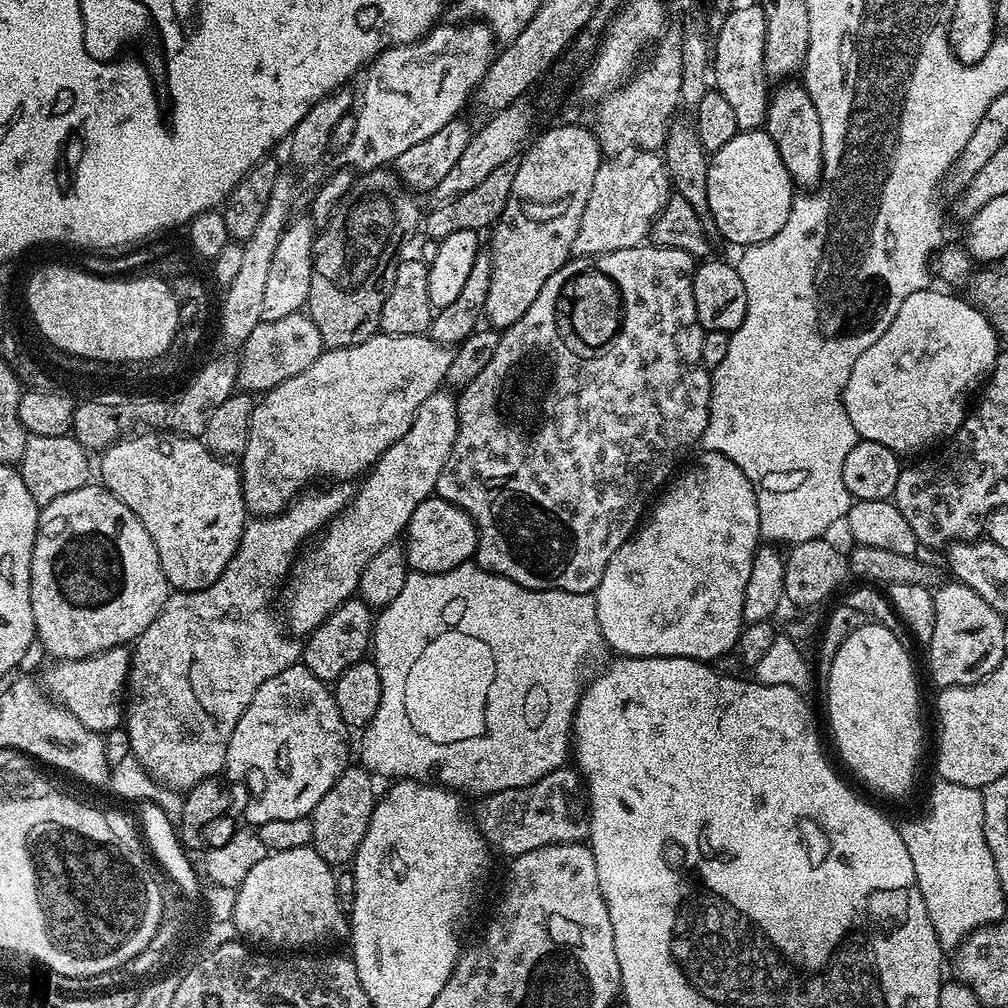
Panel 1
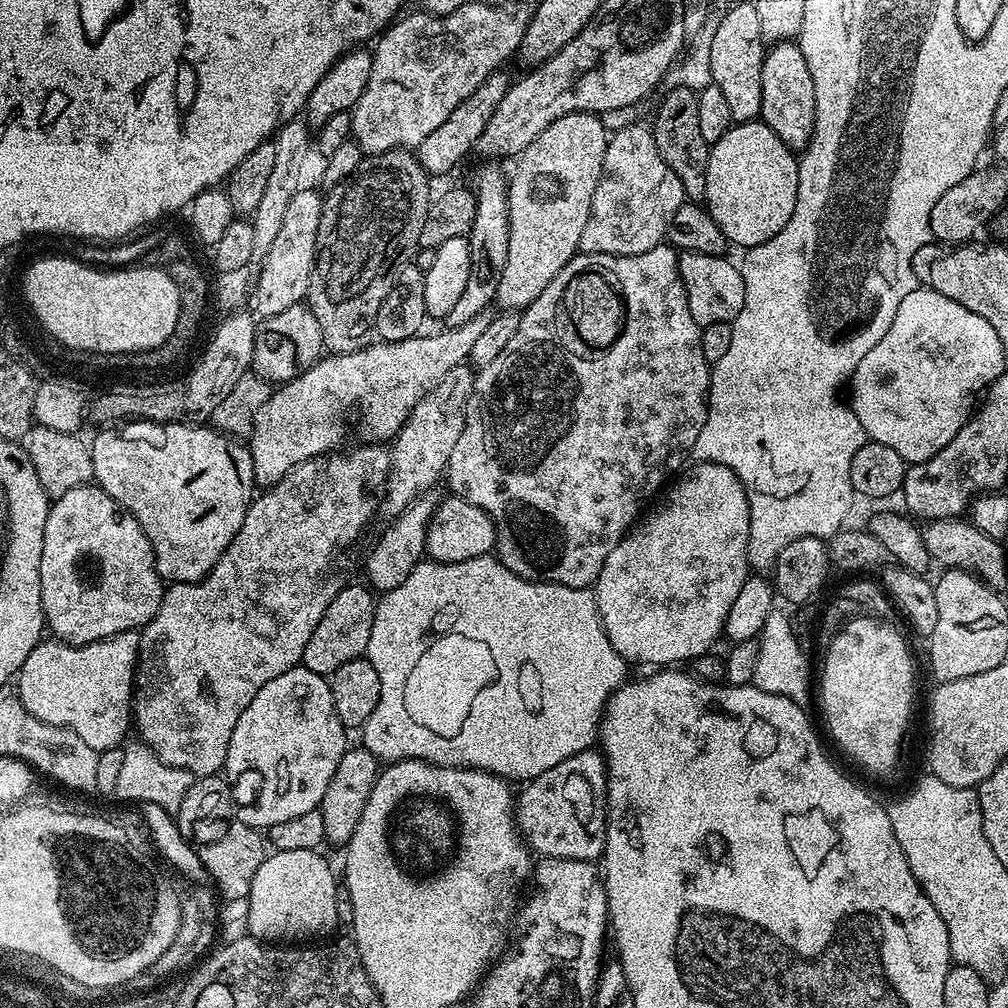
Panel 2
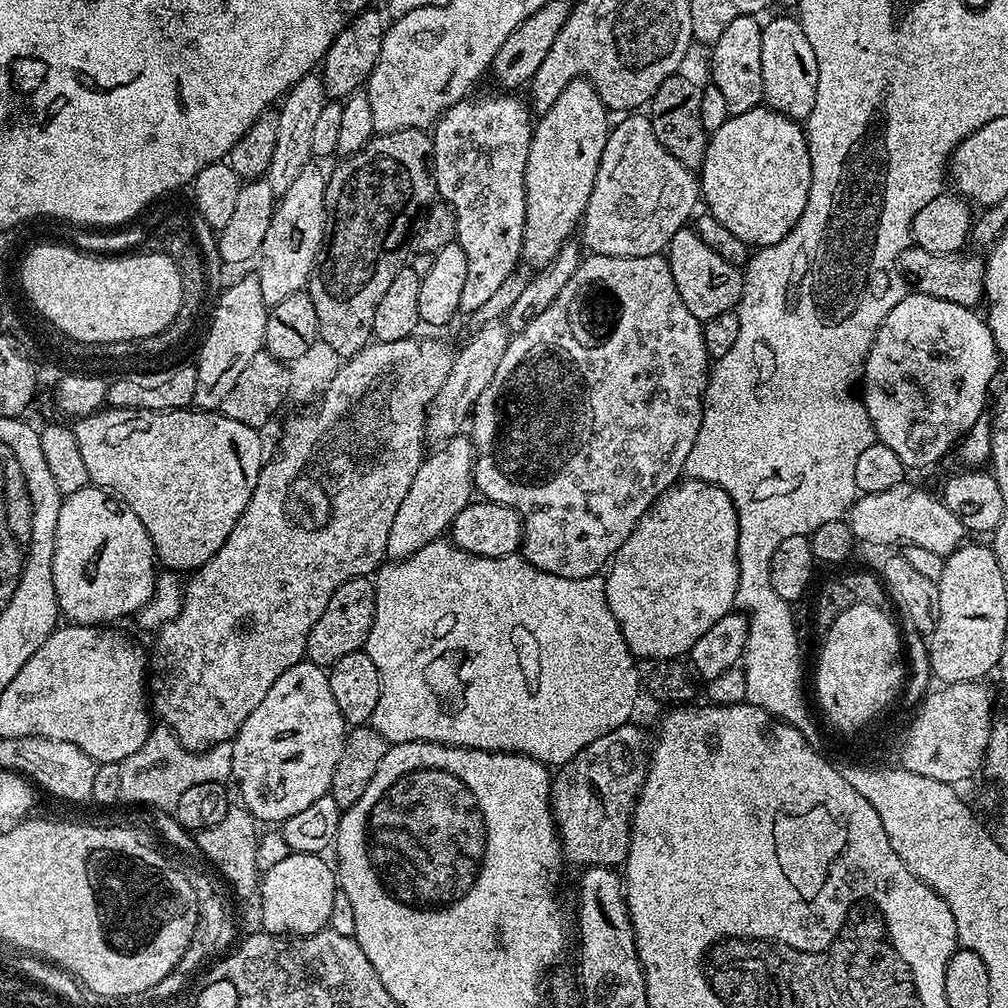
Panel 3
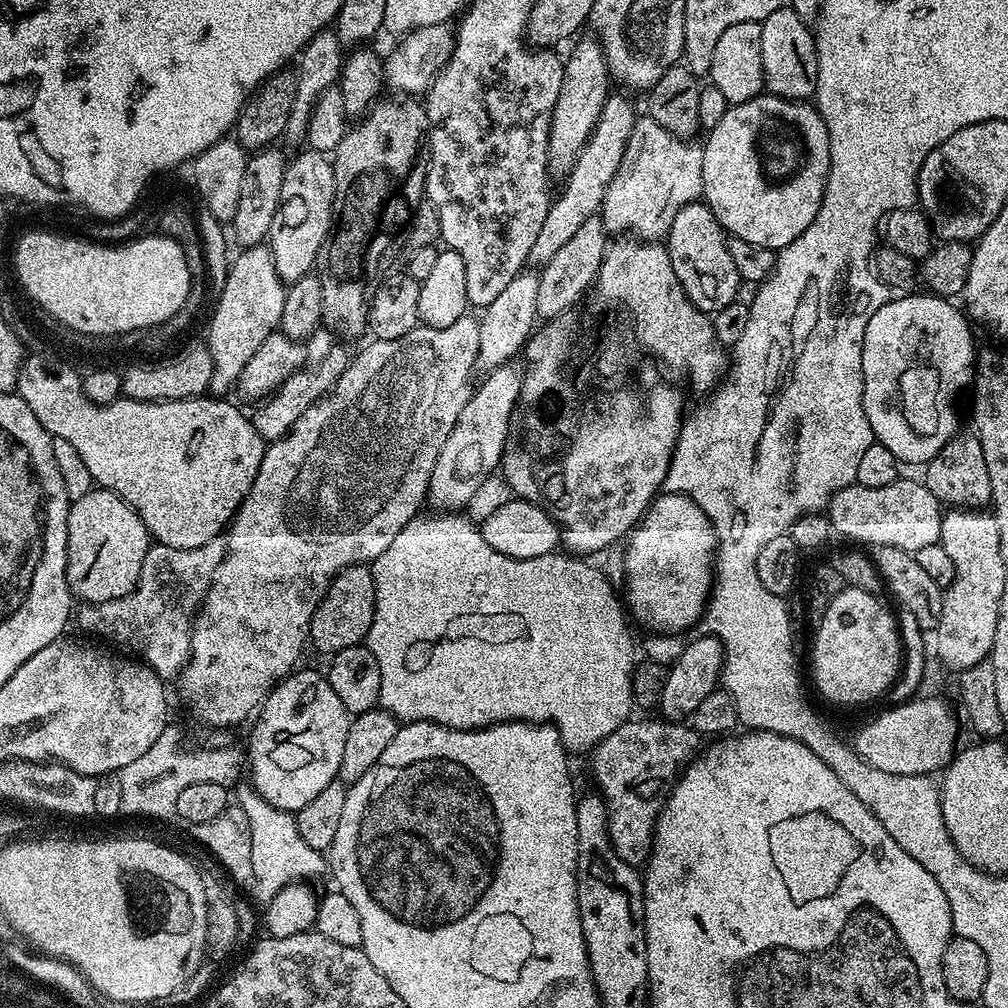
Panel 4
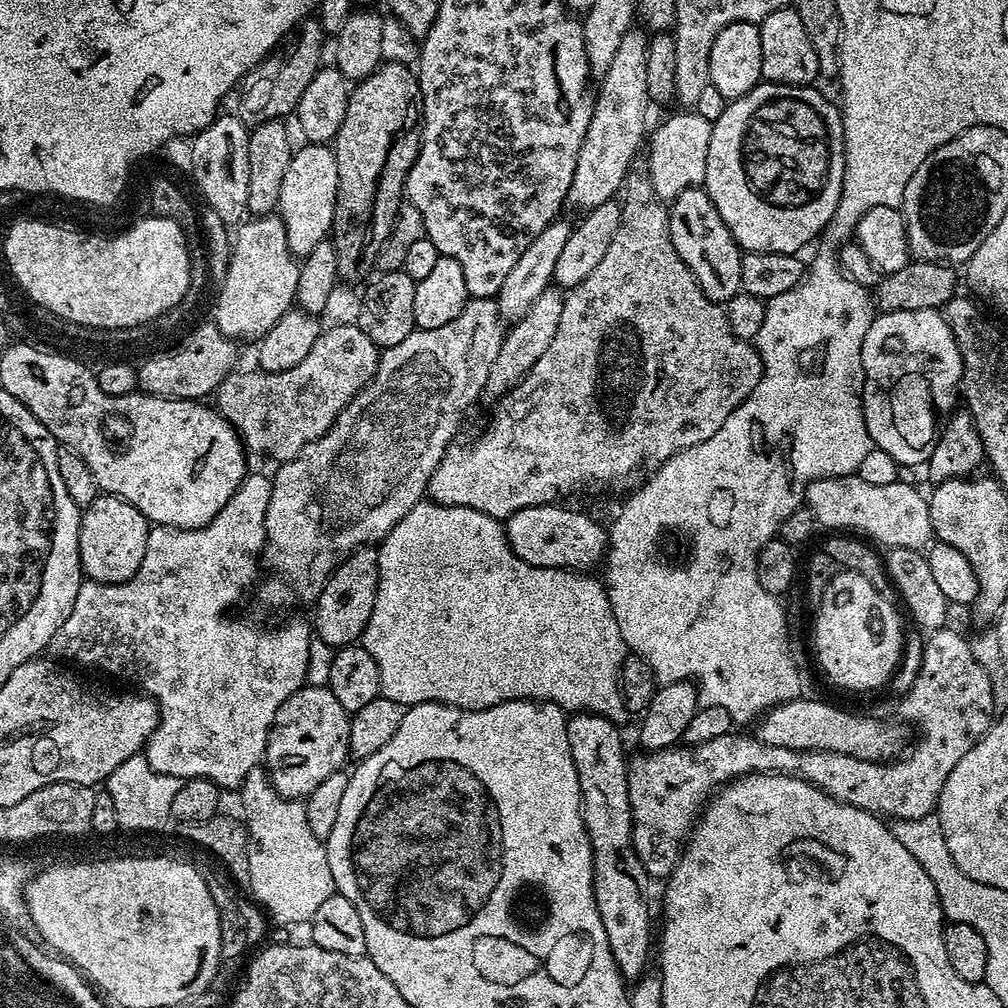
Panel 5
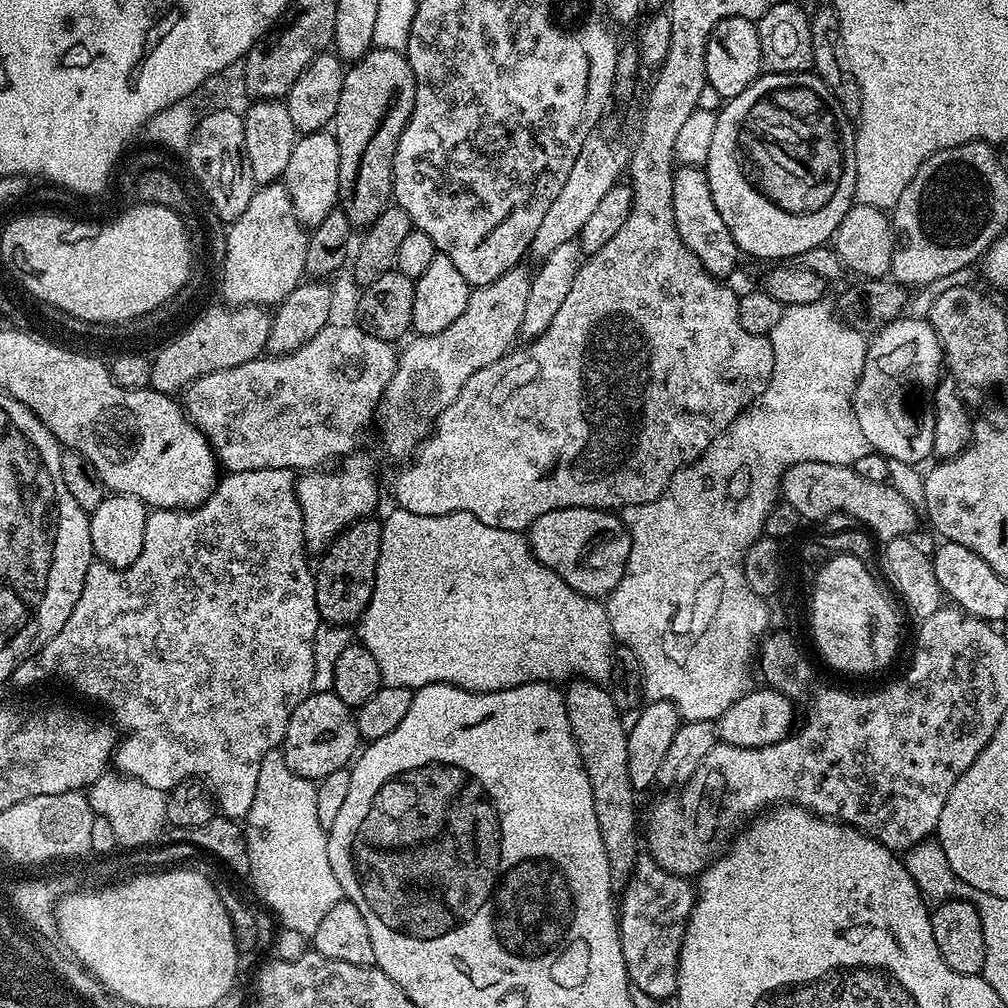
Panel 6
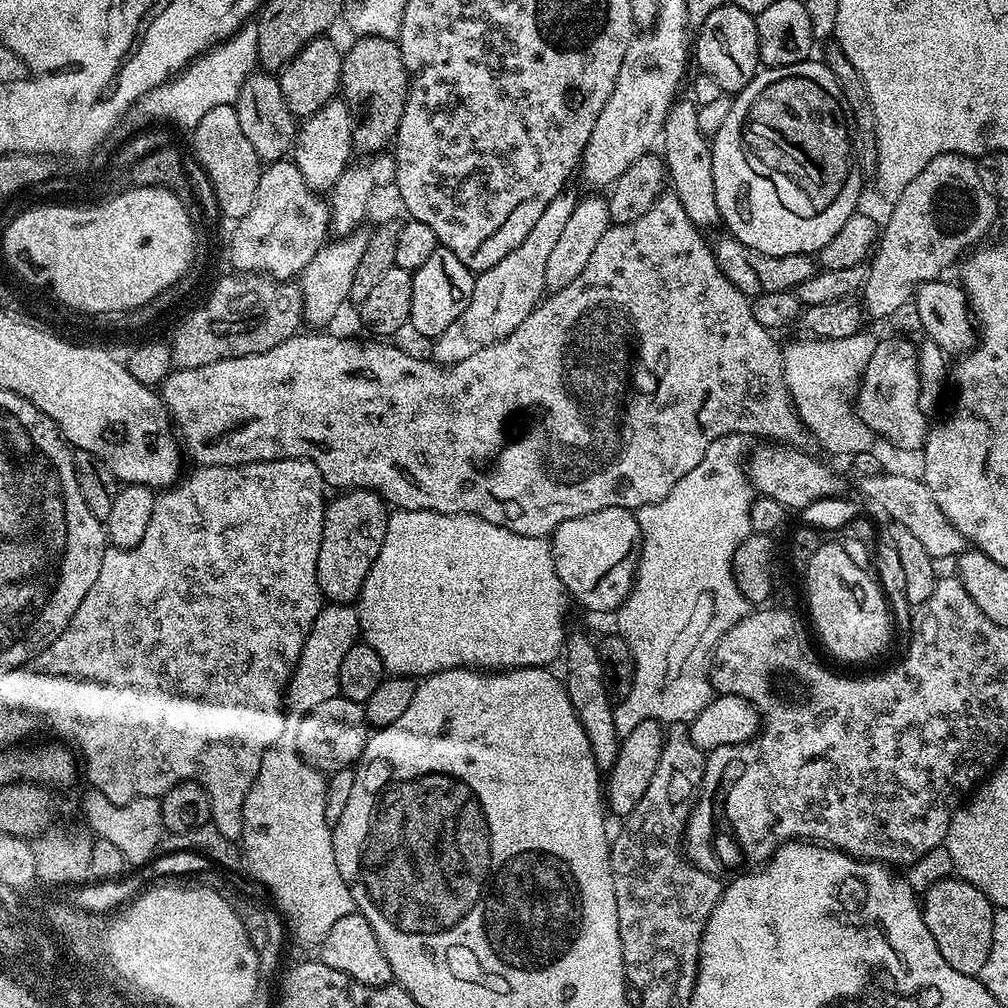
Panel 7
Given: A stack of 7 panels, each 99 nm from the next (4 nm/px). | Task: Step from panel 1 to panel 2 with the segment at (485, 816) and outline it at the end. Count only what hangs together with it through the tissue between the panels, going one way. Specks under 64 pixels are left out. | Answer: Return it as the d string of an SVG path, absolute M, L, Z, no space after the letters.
M599 751L579 752L546 774L527 781L514 800L514 823L525 844L537 857L599 861L604 854L608 825L606 793L608 768Z

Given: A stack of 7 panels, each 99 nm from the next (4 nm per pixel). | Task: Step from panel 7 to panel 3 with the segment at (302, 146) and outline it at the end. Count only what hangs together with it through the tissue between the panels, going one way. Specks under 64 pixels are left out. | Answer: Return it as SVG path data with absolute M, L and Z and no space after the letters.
M309 166L302 170L302 174L298 174L298 178L294 178L294 182L290 182L290 190L277 199L266 238L260 247L260 269L254 272L265 304L277 304L290 298L290 294L307 289L308 280L322 255L328 230L327 189L325 173L320 173L315 166Z

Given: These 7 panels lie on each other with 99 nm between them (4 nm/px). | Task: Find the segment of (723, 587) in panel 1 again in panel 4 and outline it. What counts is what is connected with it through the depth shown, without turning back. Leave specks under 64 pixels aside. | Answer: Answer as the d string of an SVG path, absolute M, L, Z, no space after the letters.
M677 492L657 495L640 523L632 530L628 543L628 554L624 556L622 585L628 591L626 608L637 625L645 624L656 634L684 634L687 628L701 623L708 597L712 595L714 583L714 561L716 558L716 535L712 520L689 496Z

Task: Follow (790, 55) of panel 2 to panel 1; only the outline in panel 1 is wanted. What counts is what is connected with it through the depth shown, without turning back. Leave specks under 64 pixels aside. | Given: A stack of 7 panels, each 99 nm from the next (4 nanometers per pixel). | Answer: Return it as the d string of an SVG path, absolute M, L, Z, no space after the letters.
M784 82L771 93L768 102L766 131L774 142L793 185L800 190L812 190L824 176L822 158L822 122L818 122L818 110L803 86L796 82Z

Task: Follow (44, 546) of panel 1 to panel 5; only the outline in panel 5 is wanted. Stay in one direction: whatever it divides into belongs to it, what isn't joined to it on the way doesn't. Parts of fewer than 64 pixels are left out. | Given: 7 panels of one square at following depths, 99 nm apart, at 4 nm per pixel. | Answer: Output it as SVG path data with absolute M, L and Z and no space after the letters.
M97 495L94 503L83 509L80 517L78 550L80 571L89 580L117 584L134 578L142 558L146 558L146 538L150 522L130 502L116 496Z

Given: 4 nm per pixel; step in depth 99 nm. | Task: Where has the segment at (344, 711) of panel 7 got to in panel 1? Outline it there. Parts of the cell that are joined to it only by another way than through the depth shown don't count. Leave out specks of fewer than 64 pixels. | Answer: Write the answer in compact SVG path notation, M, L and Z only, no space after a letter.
M296 663L274 678L266 678L258 686L258 694L250 698L250 706L238 718L234 734L230 734L230 746L226 750L226 776L232 780L245 780L252 797L244 808L244 816L252 826L266 822L278 822L278 818L311 817L314 806L322 802L322 794L334 786L340 776L342 763L348 756L349 729L341 725L334 692L325 681L319 680L303 663Z

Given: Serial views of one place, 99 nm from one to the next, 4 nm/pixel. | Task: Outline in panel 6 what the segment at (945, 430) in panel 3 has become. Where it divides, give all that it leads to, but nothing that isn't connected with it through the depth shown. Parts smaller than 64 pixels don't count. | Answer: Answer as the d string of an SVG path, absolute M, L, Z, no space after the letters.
M927 319L892 320L871 337L864 369L852 396L852 413L858 418L858 426L862 426L862 434L866 434L872 451L880 452L889 461L896 463L897 460L900 464L920 464L932 456L936 417L932 411L932 394L942 379L943 364L944 352L940 348L938 334L934 334Z

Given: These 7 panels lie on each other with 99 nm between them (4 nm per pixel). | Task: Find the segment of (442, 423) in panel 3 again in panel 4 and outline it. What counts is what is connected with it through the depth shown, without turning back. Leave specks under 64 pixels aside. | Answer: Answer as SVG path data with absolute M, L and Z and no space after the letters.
M525 270L517 274L514 282L506 285L506 290L490 302L479 313L480 329L478 330L478 358L476 359L477 369L487 374L494 371L498 366L509 363L512 356L525 347L526 341L531 337L538 324L536 314L536 299L538 298L539 275L535 271Z

